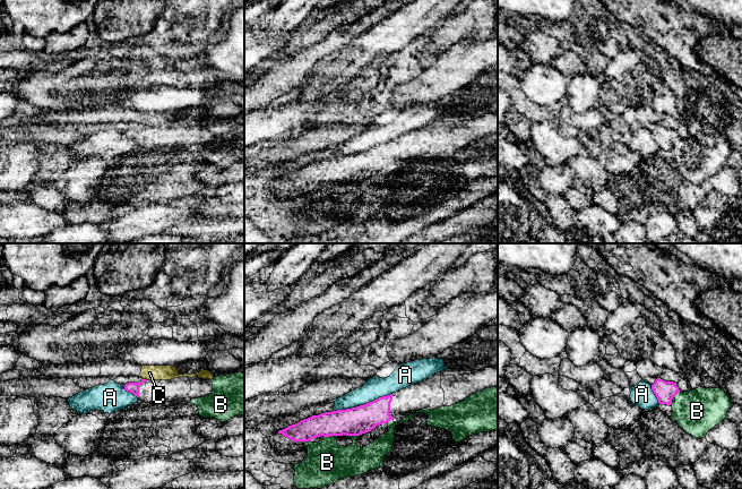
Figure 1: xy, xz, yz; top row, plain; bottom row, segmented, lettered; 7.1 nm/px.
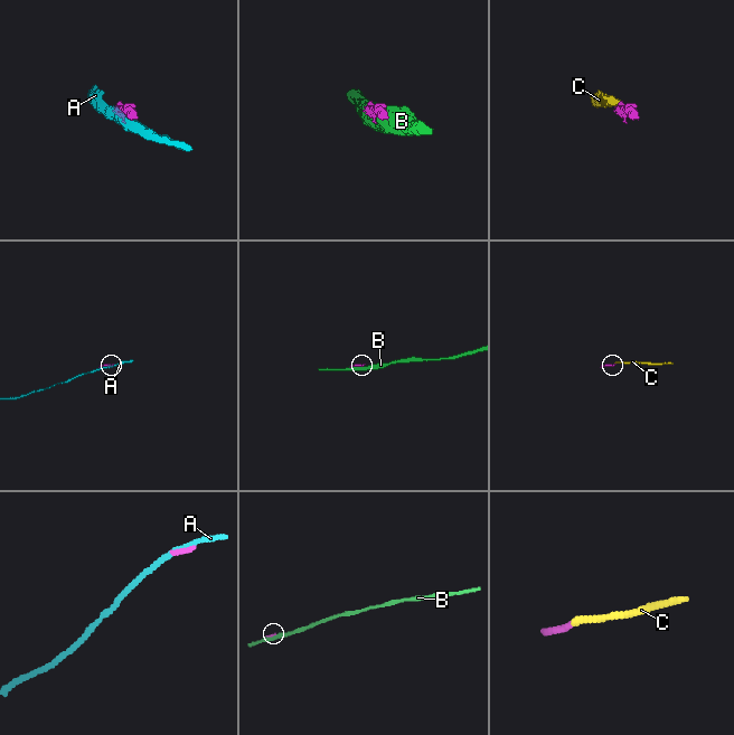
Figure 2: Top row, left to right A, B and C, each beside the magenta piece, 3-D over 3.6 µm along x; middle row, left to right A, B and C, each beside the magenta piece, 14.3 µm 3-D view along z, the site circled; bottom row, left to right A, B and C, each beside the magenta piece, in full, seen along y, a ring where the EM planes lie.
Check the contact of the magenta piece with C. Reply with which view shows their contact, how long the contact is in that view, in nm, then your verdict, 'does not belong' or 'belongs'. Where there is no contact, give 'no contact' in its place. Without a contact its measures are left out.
meets magenta in xy; contact 30 nm long; does not belong

